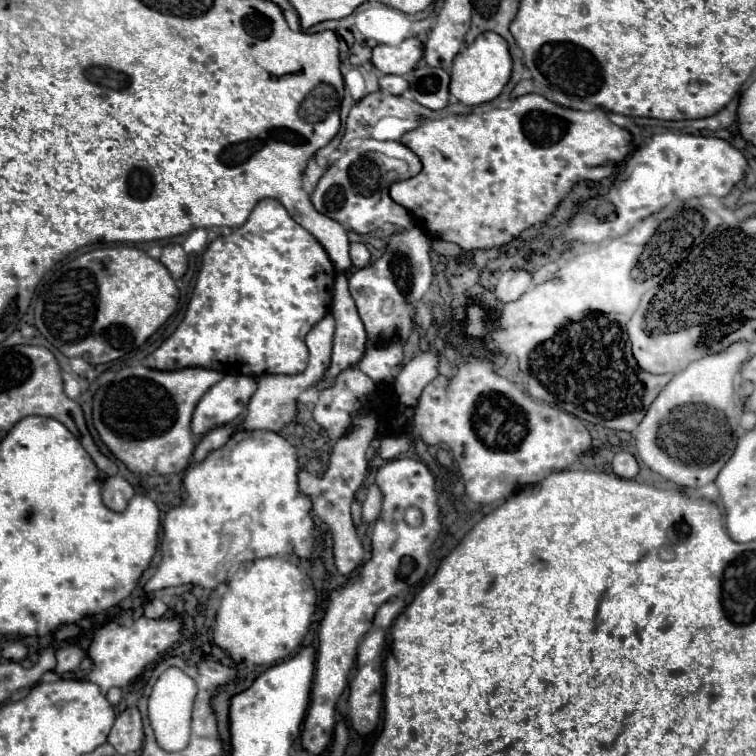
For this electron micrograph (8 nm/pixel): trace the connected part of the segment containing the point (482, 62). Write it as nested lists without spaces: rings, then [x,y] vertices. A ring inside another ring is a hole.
[[[485,31],[465,51],[461,51],[455,57],[451,71],[451,95],[455,95],[465,105],[481,105],[493,101],[507,85],[511,69],[513,61],[509,55],[507,41],[493,31]]]

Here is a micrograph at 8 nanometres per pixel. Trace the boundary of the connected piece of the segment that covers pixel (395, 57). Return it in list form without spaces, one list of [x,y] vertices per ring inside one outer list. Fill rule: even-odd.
[[[409,37],[407,41],[395,47],[377,45],[373,49],[373,65],[381,73],[391,73],[391,75],[411,73],[421,57],[423,57],[423,43],[417,37]]]

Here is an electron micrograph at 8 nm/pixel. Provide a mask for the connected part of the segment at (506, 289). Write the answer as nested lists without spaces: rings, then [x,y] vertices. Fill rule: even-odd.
[[[515,269],[515,271],[505,271],[499,275],[497,279],[497,287],[495,287],[495,297],[497,303],[509,303],[519,299],[531,285],[531,273],[525,269]]]

